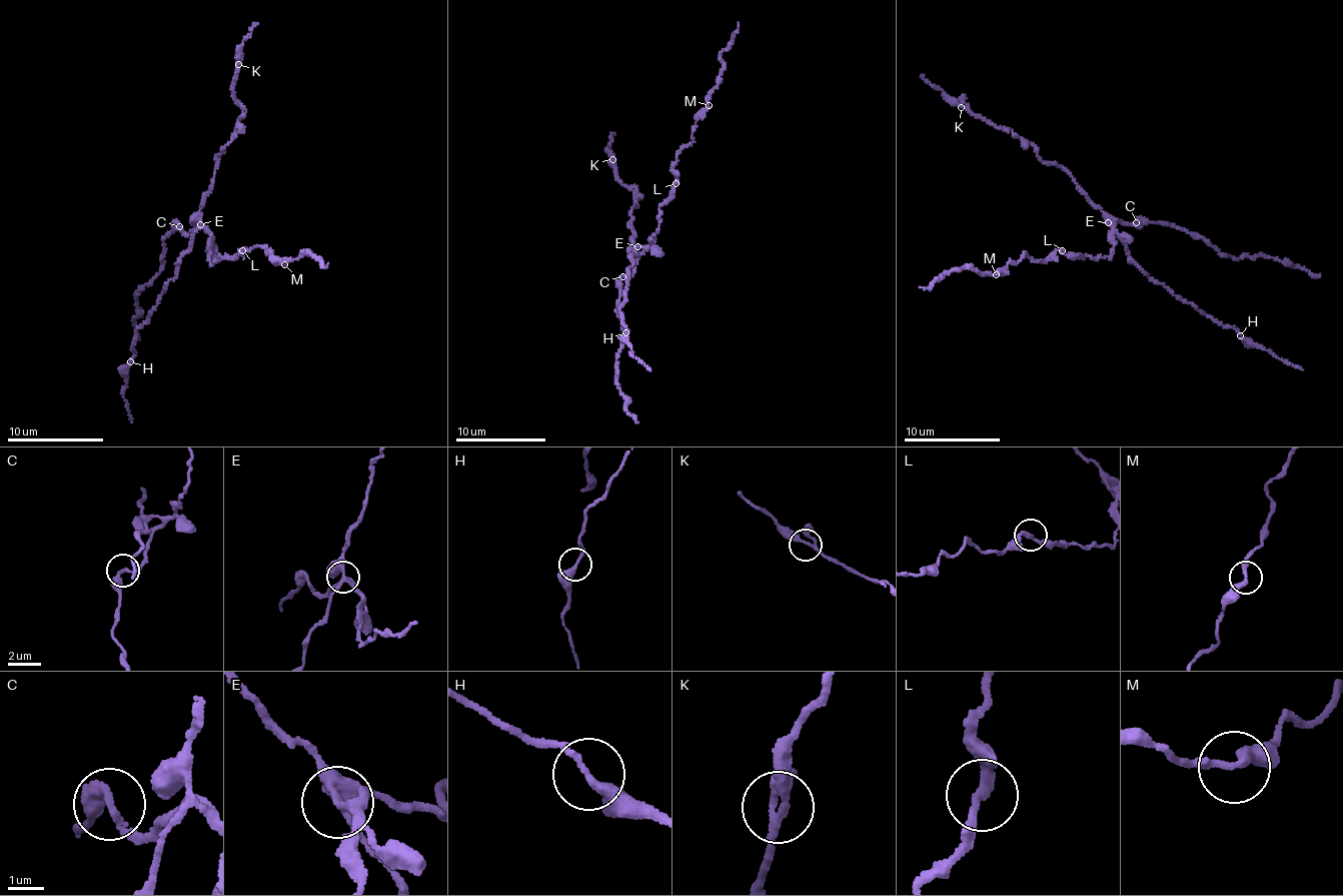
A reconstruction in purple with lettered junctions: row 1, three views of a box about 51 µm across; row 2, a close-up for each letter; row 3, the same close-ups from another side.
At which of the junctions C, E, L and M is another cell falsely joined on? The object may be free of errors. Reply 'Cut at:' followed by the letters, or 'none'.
Cut at: E

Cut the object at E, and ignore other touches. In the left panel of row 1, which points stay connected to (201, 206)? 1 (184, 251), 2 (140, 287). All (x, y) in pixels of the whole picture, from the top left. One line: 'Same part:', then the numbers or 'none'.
Same part: 1

